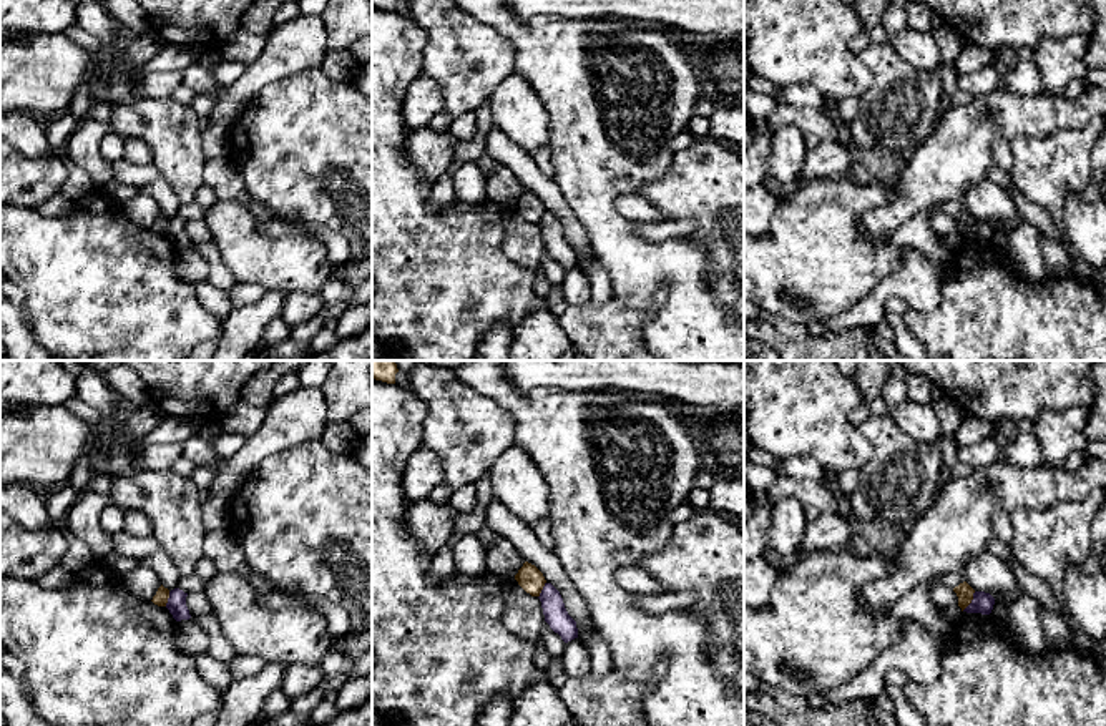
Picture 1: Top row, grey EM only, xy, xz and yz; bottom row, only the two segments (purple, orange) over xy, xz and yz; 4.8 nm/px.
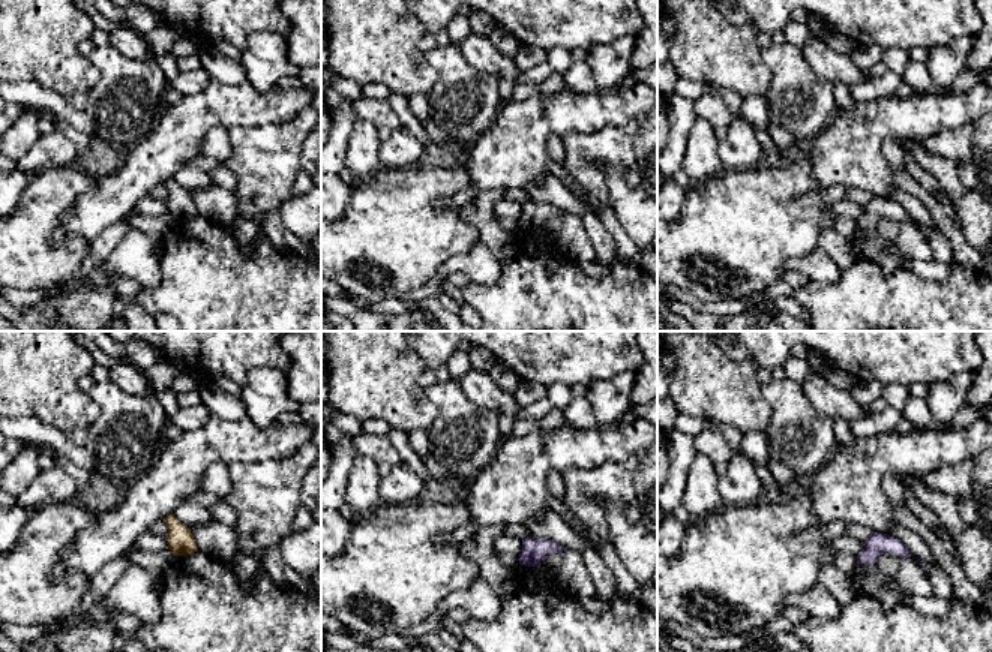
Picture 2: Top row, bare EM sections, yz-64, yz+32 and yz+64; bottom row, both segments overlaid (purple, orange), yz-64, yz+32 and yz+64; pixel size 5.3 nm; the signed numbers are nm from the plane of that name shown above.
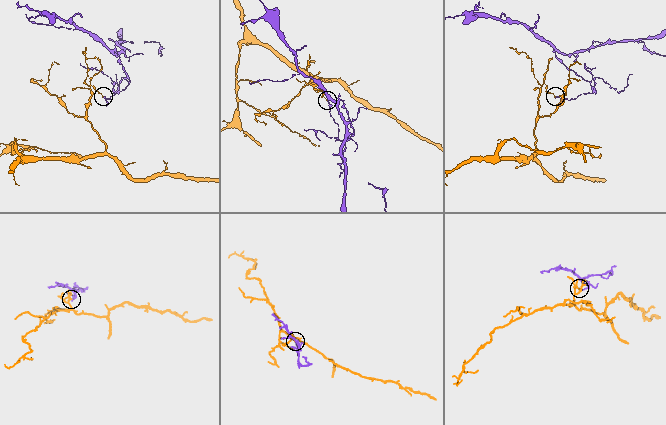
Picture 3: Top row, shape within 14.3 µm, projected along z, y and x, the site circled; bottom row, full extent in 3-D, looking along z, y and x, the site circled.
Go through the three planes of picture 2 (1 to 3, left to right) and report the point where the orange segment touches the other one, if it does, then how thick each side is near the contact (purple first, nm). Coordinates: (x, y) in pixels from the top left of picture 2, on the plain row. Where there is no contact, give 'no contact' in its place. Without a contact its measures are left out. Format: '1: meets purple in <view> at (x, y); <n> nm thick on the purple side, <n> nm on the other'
1: no contact
2: no contact
3: no contact

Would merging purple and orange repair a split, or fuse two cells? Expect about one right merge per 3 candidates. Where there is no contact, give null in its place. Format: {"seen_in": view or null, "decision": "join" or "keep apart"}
{"seen_in": "yz", "decision": "keep apart"}

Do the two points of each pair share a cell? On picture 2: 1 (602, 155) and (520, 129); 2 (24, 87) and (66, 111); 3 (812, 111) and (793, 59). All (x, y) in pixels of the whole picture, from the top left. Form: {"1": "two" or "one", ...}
{"1": "two", "2": "one", "3": "one"}

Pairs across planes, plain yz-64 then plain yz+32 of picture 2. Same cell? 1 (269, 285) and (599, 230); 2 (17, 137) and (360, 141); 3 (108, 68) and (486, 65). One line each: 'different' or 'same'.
1: different
2: same
3: different

